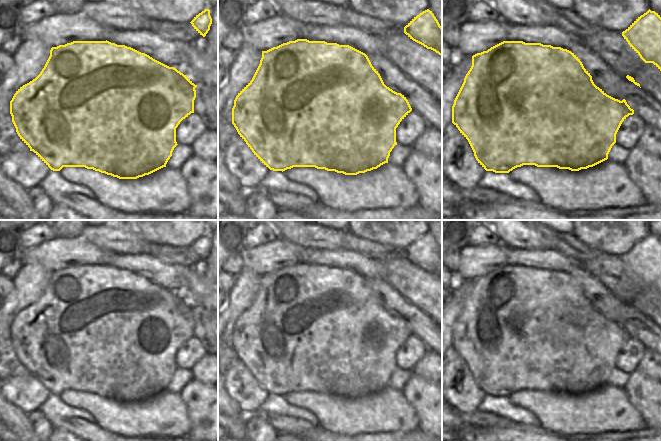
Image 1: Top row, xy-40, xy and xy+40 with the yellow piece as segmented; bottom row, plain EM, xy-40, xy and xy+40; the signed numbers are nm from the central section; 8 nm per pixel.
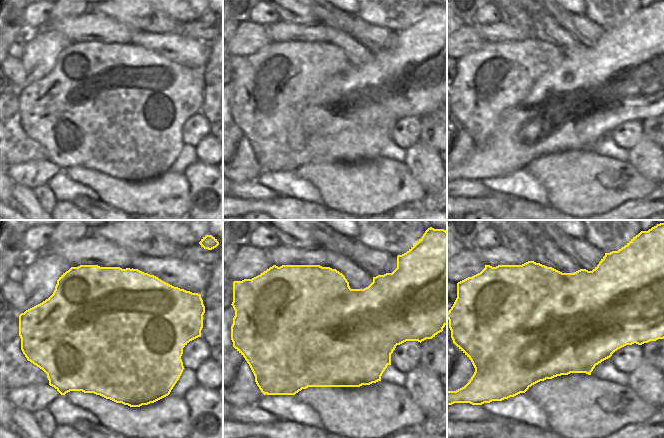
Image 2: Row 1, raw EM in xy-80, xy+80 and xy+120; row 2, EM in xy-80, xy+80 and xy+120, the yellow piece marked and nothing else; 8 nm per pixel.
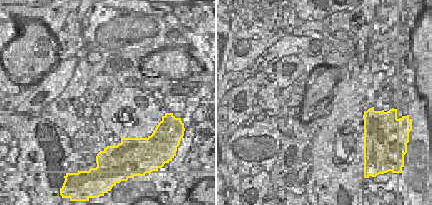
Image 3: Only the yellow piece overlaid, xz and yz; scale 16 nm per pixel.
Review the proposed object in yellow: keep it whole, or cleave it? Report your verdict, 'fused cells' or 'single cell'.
fused cells

